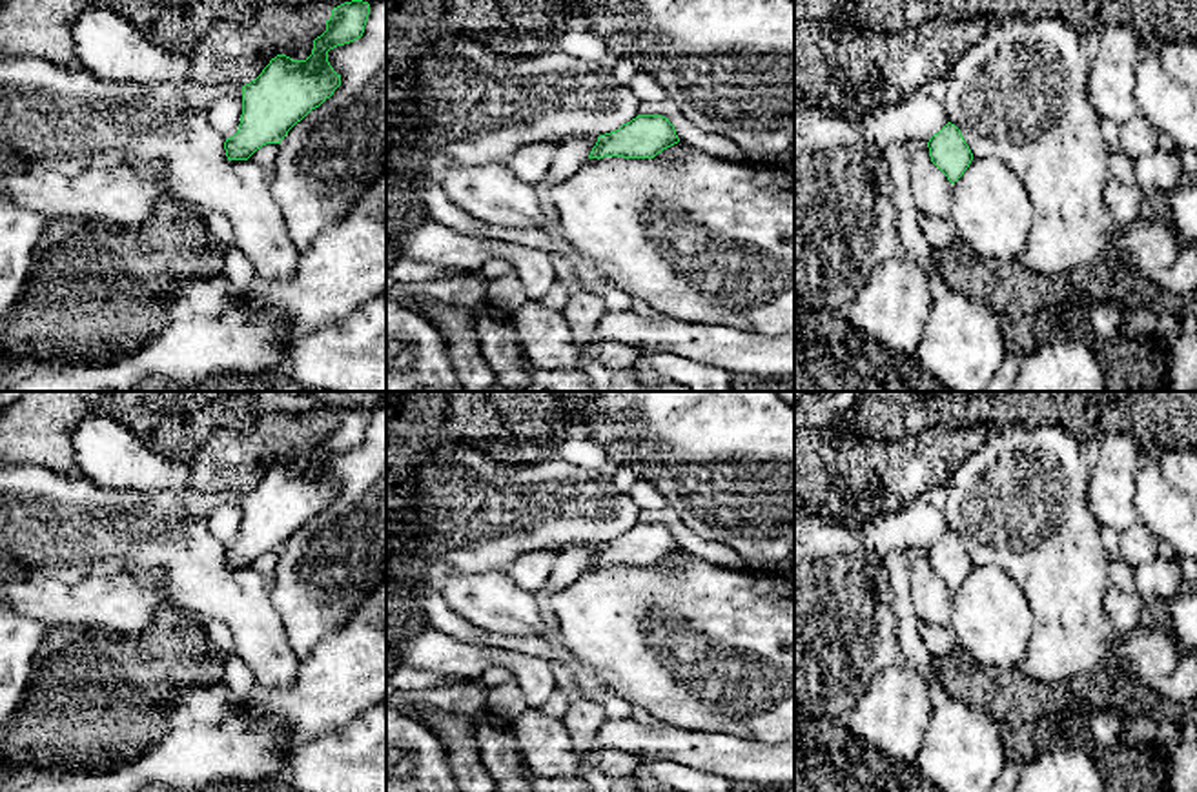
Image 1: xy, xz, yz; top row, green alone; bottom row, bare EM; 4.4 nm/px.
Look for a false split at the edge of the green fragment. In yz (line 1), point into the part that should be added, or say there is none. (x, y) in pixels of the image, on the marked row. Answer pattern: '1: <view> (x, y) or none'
1: none

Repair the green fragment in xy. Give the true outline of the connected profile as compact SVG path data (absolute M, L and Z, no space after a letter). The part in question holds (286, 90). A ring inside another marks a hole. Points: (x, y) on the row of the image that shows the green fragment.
M363 0L333 7L332 16L326 20L326 31L313 40L312 55L306 60L277 55L255 80L242 86L240 124L237 133L224 142L228 160L248 160L262 146L281 144L297 122L333 95L341 86L341 75L330 66L328 51L361 38L368 15L370 4Z

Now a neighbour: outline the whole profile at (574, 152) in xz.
M568 138L563 144L558 146L558 151L554 155L554 160L545 173L543 180L534 186L541 209L545 211L548 224L545 231L550 237L561 237L559 229L559 215L556 209L556 202L552 198L552 188L565 178L568 178L572 173L579 169L581 164L588 160L588 155L592 147L596 146L594 138Z

